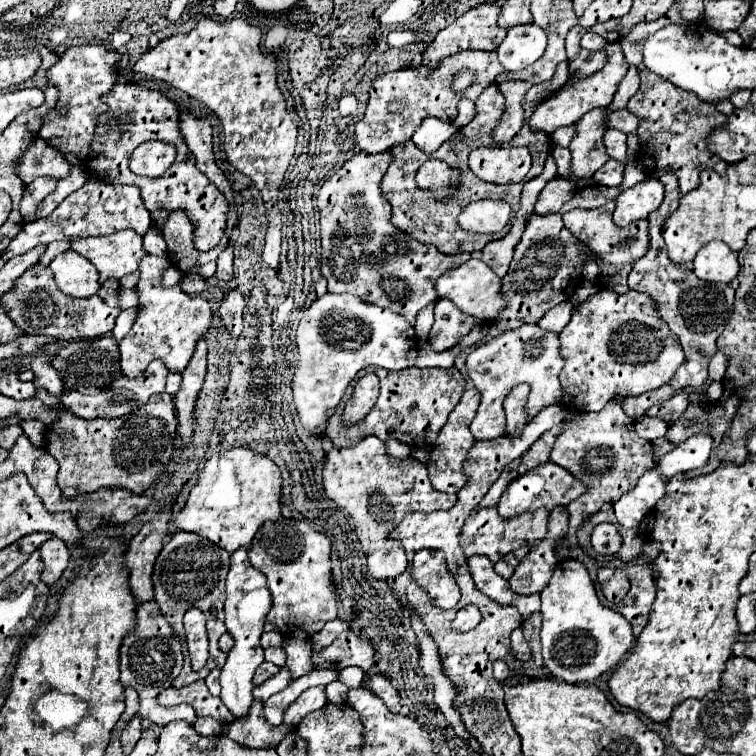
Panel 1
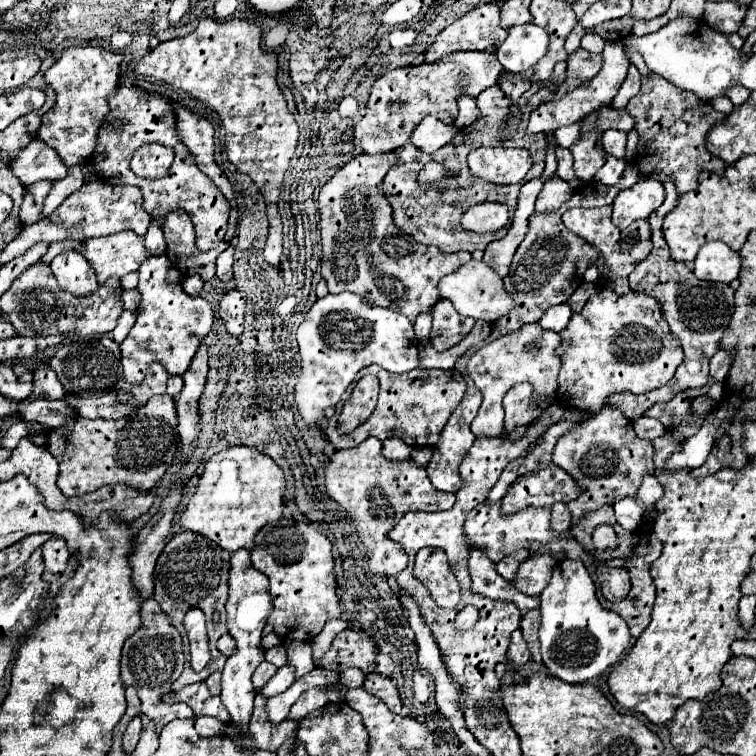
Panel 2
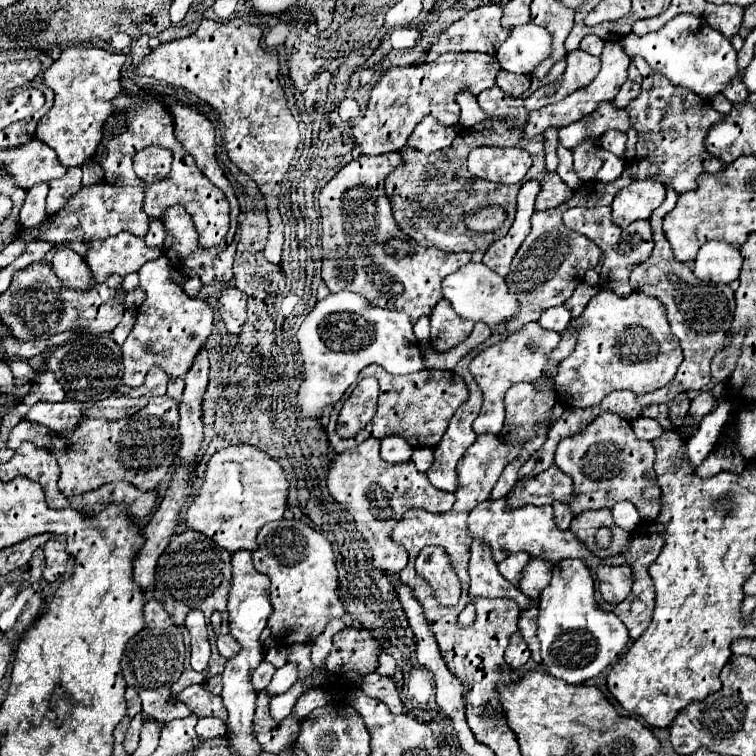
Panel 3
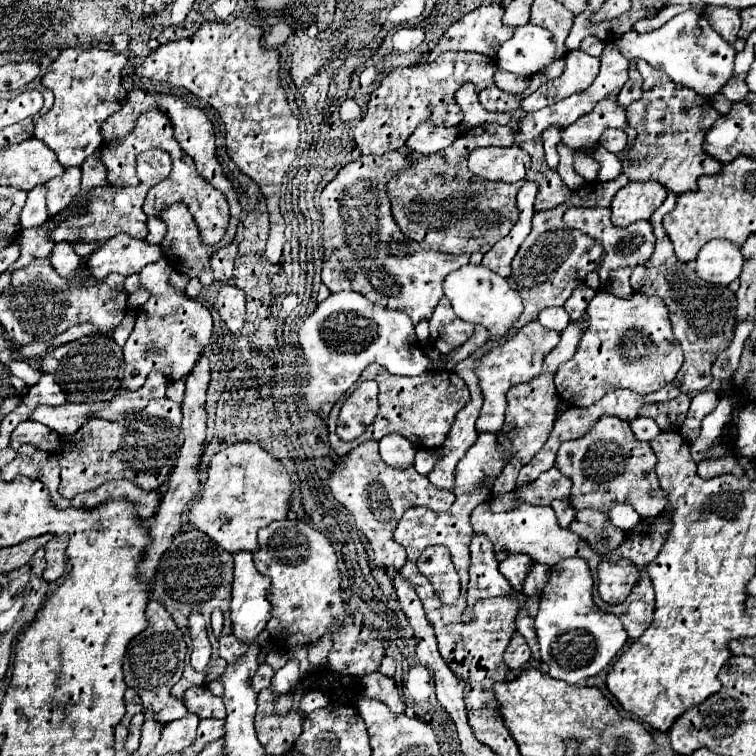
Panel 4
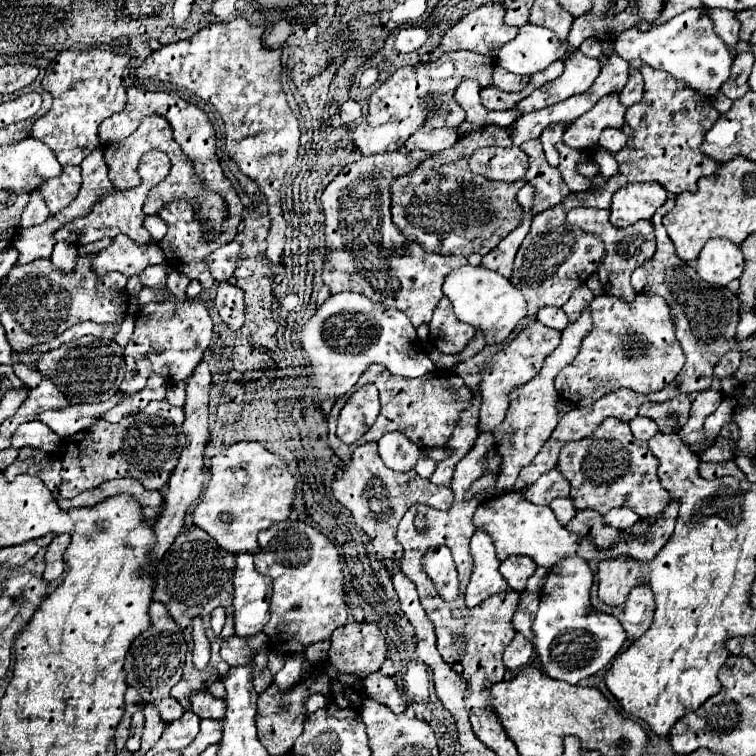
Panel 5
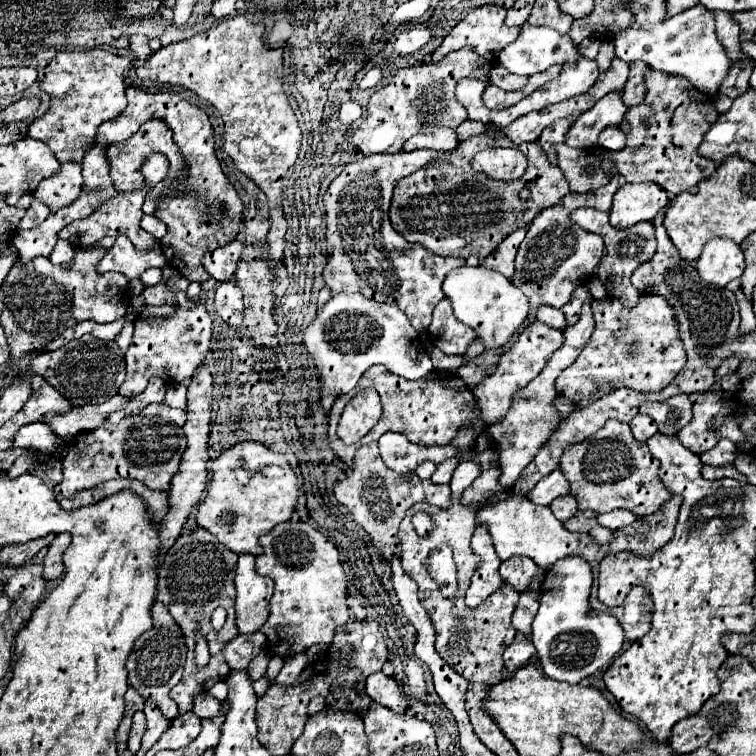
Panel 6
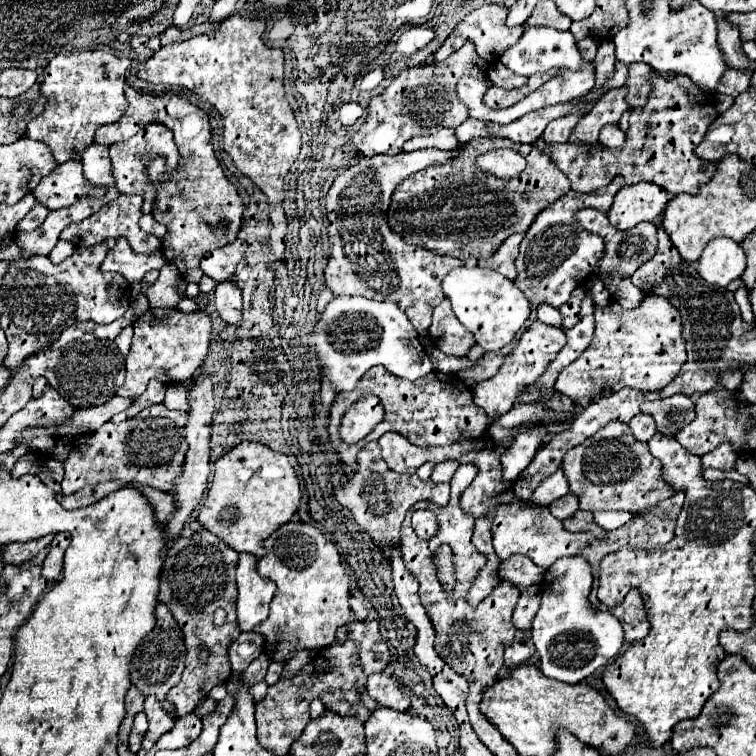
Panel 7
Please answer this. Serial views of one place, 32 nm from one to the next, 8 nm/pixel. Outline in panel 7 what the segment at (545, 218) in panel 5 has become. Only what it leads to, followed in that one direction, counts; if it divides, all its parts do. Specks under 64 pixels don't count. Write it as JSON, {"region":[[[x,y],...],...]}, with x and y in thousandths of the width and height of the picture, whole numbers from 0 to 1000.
{"region":[[[815,233],[799,251],[788,251],[780,257],[765,257],[765,254],[751,254],[725,275],[720,275],[704,299],[698,302],[690,323],[688,323],[688,336],[683,341],[683,354],[685,365],[680,376],[693,386],[693,392],[701,397],[704,418],[698,421],[698,429],[706,426],[706,413],[712,402],[730,402],[733,407],[741,407],[754,397],[754,389],[762,378],[767,378],[778,365],[788,360],[788,349],[799,333],[799,320],[794,312],[770,304],[759,283],[767,275],[778,272],[796,272],[796,280],[804,280],[812,265],[812,257],[825,246],[825,235]]]}

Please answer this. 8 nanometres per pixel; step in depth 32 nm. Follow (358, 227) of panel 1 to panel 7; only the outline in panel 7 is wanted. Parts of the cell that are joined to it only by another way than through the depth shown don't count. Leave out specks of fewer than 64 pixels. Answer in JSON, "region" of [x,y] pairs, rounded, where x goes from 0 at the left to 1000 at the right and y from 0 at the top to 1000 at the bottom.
{"region":[[[550,198],[524,206],[479,209],[442,238],[431,257],[437,341],[429,357],[431,378],[442,389],[479,389],[489,397],[521,399],[537,413],[553,439],[569,431],[571,410],[587,397],[587,365],[603,352],[614,352],[614,347],[595,339],[579,339],[558,325],[537,323],[532,312],[513,302],[513,272],[521,249],[534,235],[563,220],[587,217],[598,212],[603,201],[606,198]]]}

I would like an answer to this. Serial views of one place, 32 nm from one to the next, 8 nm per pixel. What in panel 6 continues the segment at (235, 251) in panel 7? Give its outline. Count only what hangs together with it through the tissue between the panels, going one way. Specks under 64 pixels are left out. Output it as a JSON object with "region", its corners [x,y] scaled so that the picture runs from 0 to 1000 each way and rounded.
{"region":[[[310,317],[299,325],[291,325],[286,328],[283,333],[272,336],[267,344],[270,344],[270,354],[275,357],[275,362],[288,370],[288,373],[296,373],[296,370],[304,370],[307,362],[312,360],[312,347],[317,344],[317,336],[320,336],[320,328],[323,323]]]}

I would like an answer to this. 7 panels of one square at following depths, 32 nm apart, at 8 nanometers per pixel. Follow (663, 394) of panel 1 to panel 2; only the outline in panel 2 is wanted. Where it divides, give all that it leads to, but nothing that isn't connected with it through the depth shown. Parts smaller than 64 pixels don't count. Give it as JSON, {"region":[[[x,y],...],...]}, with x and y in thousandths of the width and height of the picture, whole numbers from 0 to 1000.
{"region":[[[878,235],[876,243],[881,249],[881,265],[857,288],[860,304],[862,304],[862,333],[847,349],[841,349],[841,354],[836,357],[833,381],[841,386],[852,386],[873,399],[876,418],[884,426],[886,437],[897,444],[907,474],[897,484],[894,497],[878,513],[860,516],[860,519],[847,521],[847,524],[841,524],[841,521],[807,524],[804,534],[817,537],[825,545],[825,550],[833,556],[847,553],[865,532],[881,532],[902,516],[929,513],[937,505],[937,479],[950,466],[950,452],[952,452],[955,439],[963,431],[966,418],[971,413],[971,384],[963,376],[937,376],[931,370],[923,370],[915,357],[913,357],[913,362],[899,362],[894,347],[886,341],[884,323],[876,312],[876,294],[878,294],[881,283],[886,283],[894,275],[899,257],[894,254],[894,243],[889,235]]]}

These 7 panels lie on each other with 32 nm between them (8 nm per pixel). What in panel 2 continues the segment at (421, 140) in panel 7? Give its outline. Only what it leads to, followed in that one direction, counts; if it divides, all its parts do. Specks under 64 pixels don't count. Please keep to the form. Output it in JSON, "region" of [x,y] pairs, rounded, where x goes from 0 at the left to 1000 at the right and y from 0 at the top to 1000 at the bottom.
{"region":[[[563,153],[558,159],[558,164],[553,164],[550,172],[545,175],[542,188],[550,196],[556,196],[558,201],[574,204],[579,196],[593,190],[603,175],[606,175],[606,169],[601,164],[587,164],[571,153]]]}

